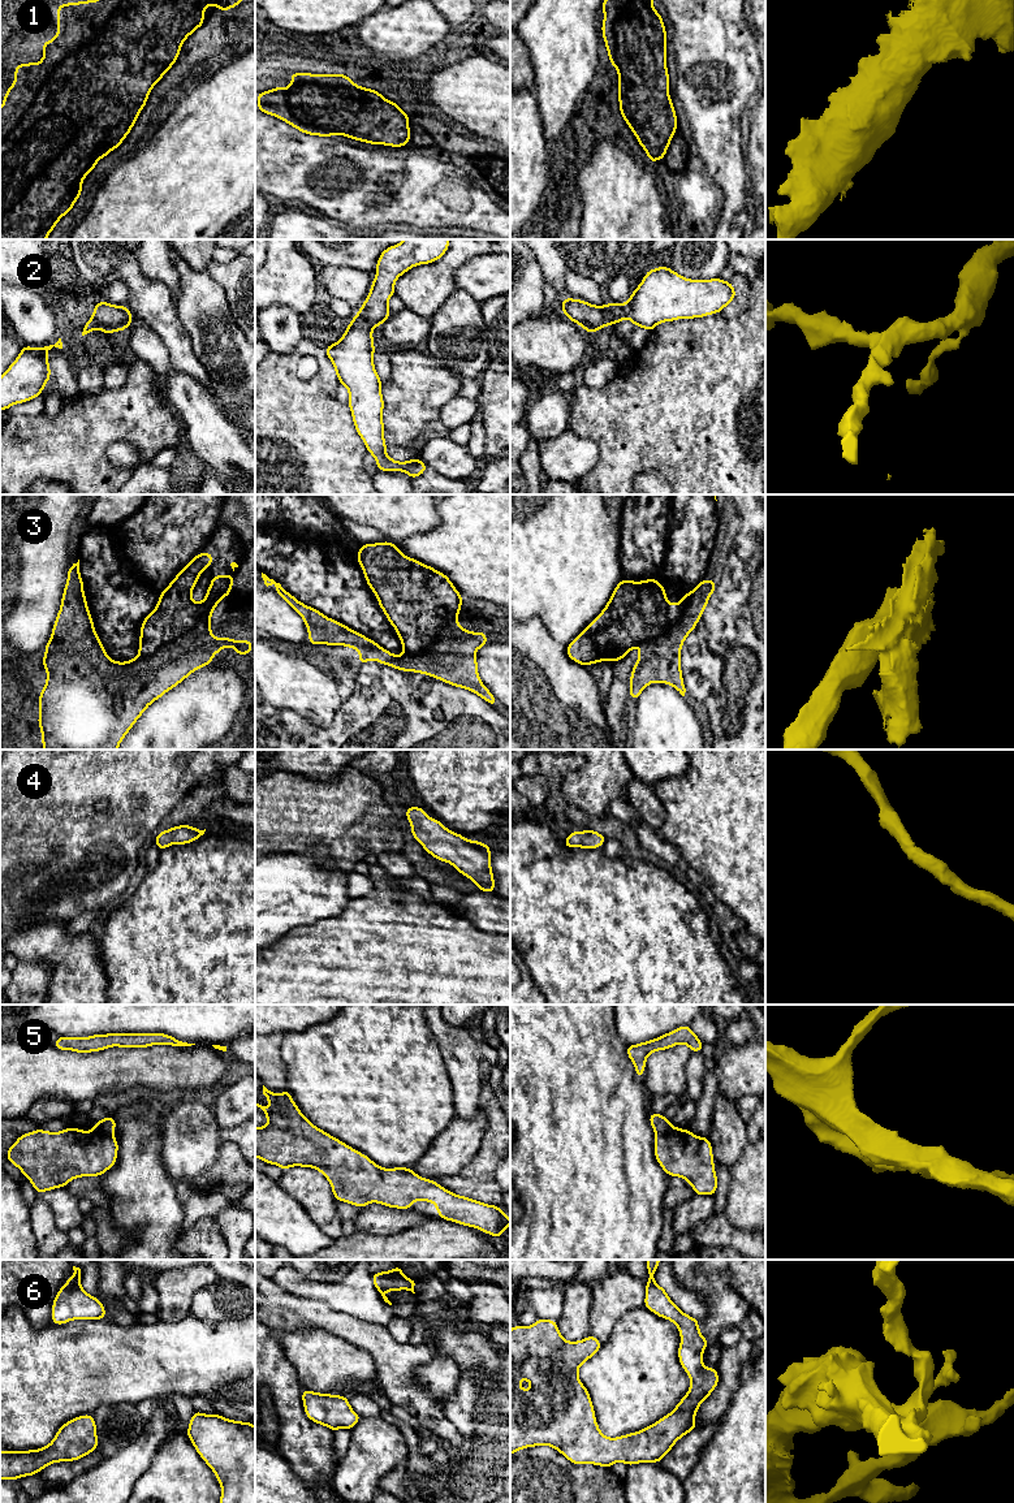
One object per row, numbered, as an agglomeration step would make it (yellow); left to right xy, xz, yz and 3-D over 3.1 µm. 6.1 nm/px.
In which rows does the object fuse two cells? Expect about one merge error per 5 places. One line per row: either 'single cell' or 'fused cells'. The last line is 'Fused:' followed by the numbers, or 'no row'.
1: single cell
2: single cell
3: single cell
4: single cell
5: single cell
6: single cell
Fused: no row

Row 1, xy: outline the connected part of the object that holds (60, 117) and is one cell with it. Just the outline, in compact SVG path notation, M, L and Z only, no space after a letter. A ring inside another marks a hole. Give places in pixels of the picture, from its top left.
M87 0L60 4L57 7L57 35L43 42L40 62L14 66L14 83L5 92L0 108L0 239L46 239L59 220L72 211L82 193L83 178L92 172L95 164L112 150L118 148L134 126L152 87L177 61L182 43L204 23L207 5L215 5L221 12L237 7L242 0Z

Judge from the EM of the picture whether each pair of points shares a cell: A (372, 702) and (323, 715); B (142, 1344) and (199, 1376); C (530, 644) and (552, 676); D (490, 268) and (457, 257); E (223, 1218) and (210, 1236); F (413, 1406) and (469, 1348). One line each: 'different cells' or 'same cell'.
A: different cells
B: same cell
C: same cell
D: different cells
E: different cells
F: different cells

